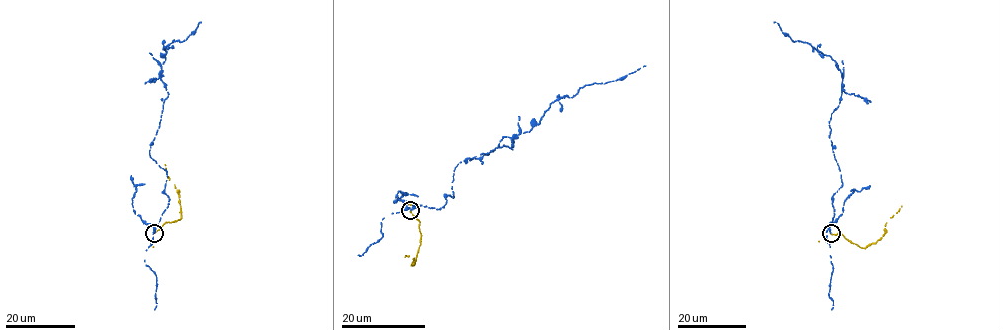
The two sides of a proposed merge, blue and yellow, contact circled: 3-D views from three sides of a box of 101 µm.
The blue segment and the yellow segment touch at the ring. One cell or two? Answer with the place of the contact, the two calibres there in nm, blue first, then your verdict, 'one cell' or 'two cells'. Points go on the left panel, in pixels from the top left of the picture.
place (154, 233); calibres 240 and 180 nm; two cells

